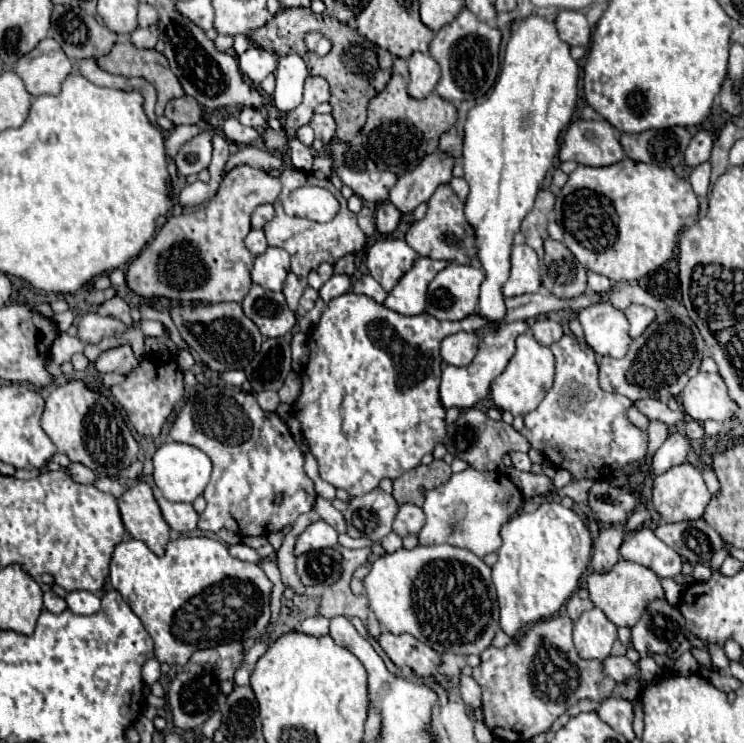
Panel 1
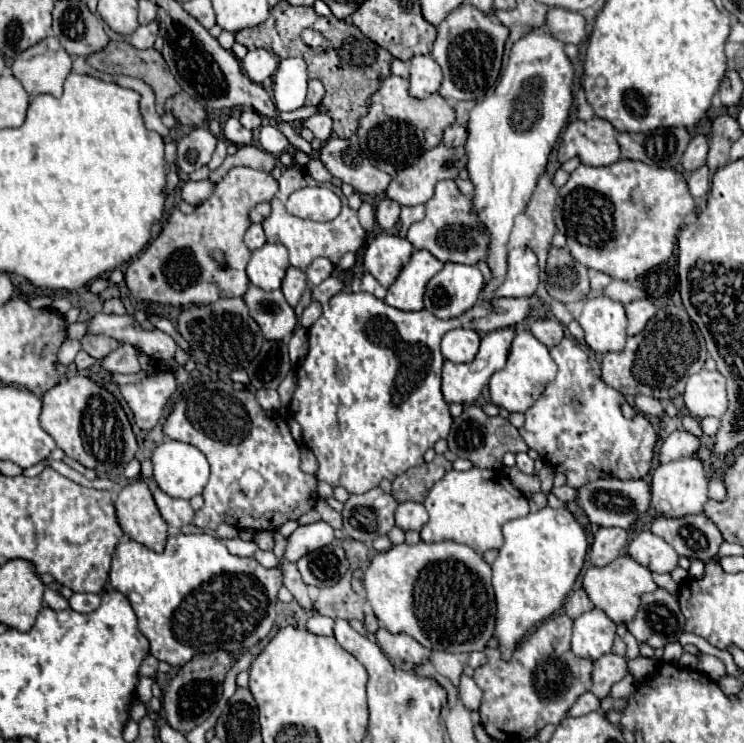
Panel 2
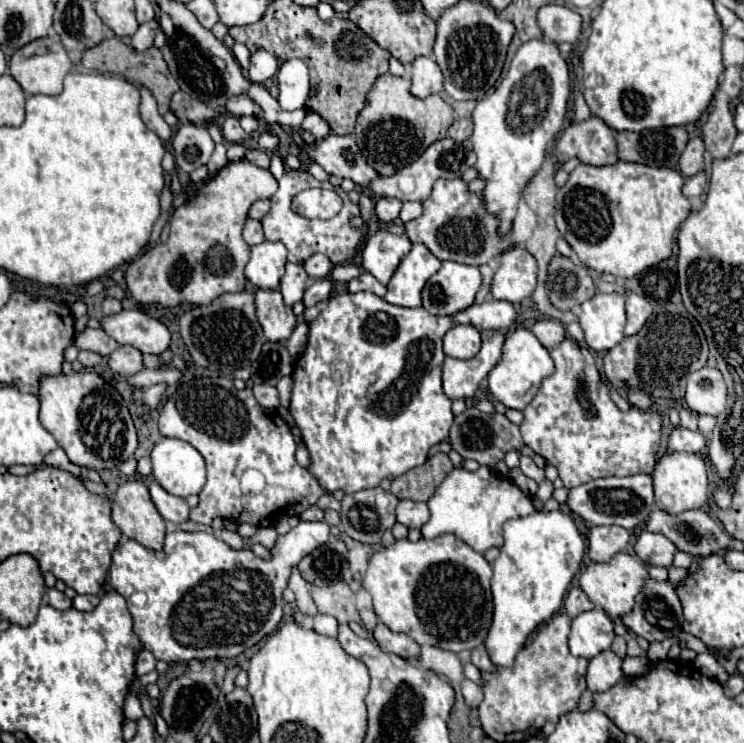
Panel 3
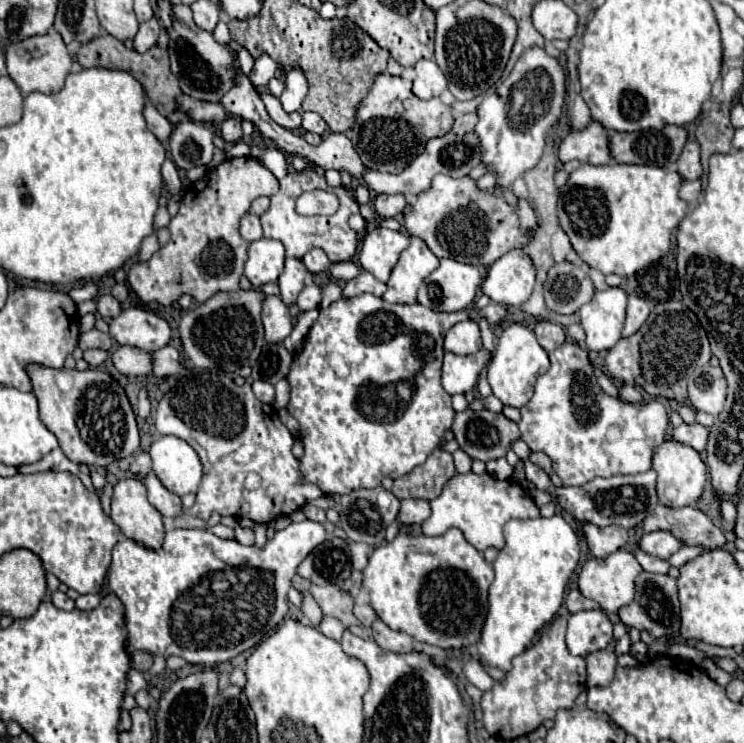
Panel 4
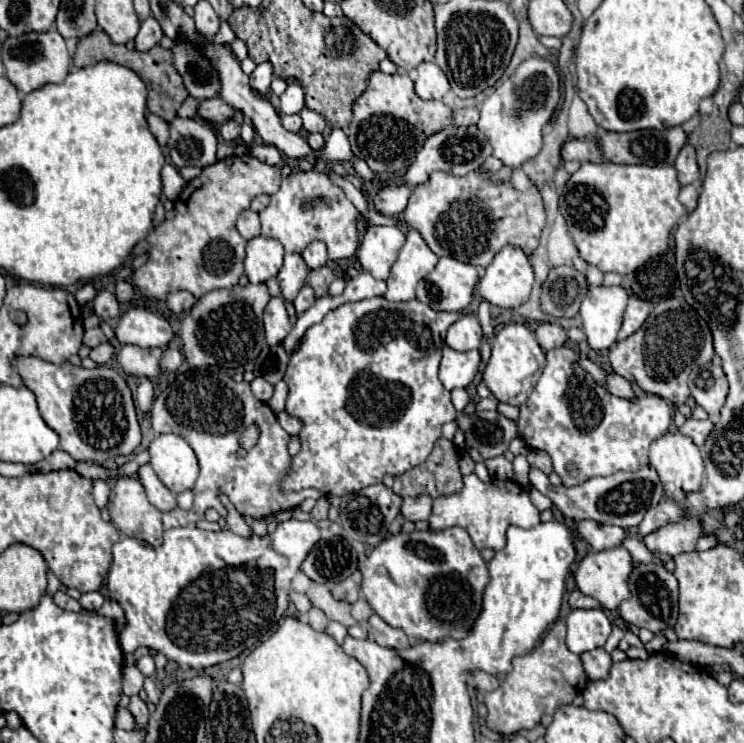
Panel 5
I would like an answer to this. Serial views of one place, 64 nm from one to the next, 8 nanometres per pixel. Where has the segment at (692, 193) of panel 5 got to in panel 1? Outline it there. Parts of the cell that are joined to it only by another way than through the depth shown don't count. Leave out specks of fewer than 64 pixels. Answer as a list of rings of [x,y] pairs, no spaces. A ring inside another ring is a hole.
[[[702,162],[698,164],[692,174],[690,174],[690,184],[692,184],[692,190],[700,196],[700,198],[706,198],[708,194],[708,184],[710,184],[710,162]]]

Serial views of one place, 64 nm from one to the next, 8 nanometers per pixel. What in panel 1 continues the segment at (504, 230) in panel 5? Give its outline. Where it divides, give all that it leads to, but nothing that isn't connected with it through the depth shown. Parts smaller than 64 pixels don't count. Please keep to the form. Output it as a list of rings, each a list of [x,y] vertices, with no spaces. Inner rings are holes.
[[[448,184],[438,186],[438,190],[428,200],[426,216],[418,222],[412,222],[406,232],[406,242],[420,254],[428,256],[432,260],[450,260],[450,262],[462,262],[468,264],[472,256],[476,256],[474,250],[474,230],[470,230],[470,224],[464,218],[464,202],[458,200],[458,196],[452,192]]]

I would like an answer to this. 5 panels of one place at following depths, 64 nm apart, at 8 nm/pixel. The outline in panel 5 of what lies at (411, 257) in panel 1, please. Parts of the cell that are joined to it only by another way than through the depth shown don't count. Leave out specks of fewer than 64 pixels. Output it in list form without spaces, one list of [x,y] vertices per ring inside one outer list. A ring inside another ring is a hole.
[[[368,226],[358,248],[358,262],[374,278],[386,280],[390,276],[390,268],[396,262],[404,242],[406,242],[406,236],[396,226],[392,228]]]

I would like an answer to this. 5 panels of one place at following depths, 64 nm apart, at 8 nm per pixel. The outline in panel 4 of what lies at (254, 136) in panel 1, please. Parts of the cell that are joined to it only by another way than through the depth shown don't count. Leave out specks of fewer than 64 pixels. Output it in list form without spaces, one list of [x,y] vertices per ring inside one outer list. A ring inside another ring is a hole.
[[[228,116],[222,126],[220,126],[220,134],[228,144],[234,144],[238,140],[242,140],[242,128],[240,128],[240,120],[234,116]]]

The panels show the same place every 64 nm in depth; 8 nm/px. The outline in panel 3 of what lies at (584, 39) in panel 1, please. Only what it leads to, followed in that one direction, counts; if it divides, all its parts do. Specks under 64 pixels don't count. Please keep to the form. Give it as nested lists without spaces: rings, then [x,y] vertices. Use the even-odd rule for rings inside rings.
[[[548,4],[538,10],[538,24],[544,38],[552,42],[574,44],[582,32],[582,16],[560,4]]]

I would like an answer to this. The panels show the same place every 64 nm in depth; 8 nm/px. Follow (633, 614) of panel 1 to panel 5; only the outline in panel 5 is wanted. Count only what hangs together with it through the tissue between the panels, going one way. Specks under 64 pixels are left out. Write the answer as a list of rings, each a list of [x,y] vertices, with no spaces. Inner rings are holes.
[[[618,546],[614,550],[604,550],[604,552],[588,554],[580,562],[574,578],[576,578],[576,584],[578,584],[582,594],[596,598],[600,602],[600,606],[606,608],[606,610],[616,610],[620,606],[620,602],[630,598],[628,578],[632,574],[632,570],[634,570],[634,560],[632,560],[630,552],[626,548],[622,548],[622,546]]]

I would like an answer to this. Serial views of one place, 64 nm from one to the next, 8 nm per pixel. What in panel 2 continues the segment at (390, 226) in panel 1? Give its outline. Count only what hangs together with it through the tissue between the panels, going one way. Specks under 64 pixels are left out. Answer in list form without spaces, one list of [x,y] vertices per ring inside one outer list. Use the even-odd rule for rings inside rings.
[[[382,198],[378,204],[376,204],[376,222],[382,230],[390,230],[396,226],[398,222],[398,216],[400,216],[400,206],[390,200],[390,198]]]

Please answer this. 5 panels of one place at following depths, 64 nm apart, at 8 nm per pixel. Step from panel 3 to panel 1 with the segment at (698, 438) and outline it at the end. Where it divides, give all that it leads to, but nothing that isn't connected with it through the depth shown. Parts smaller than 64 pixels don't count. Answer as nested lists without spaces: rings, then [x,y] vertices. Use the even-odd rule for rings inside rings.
[[[678,432],[670,434],[666,438],[666,442],[656,450],[654,458],[652,458],[652,474],[664,474],[666,470],[670,470],[672,466],[678,466],[686,460],[686,454],[690,450],[690,440]]]

